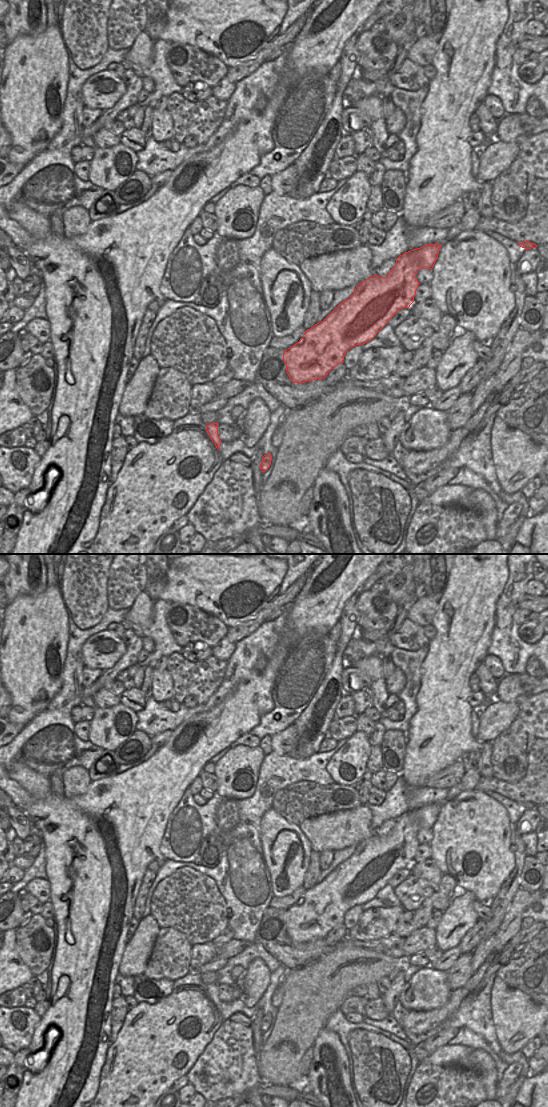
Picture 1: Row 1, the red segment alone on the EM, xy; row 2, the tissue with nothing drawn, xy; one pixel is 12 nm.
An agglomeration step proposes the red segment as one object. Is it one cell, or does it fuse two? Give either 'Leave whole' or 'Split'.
Leave whole

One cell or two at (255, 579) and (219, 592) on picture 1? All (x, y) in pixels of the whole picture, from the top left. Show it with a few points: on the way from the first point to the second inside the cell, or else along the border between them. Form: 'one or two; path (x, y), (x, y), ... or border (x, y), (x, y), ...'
one; path (246, 579), (231, 583), (228, 586)

